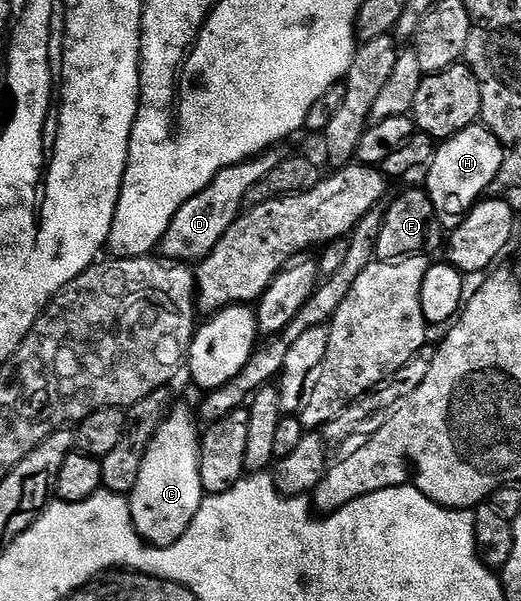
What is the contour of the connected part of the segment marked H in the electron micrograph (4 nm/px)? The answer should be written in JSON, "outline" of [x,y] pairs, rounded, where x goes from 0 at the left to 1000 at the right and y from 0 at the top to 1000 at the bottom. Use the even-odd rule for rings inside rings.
{"outline":[[[925,208],[896,211],[866,231],[848,233],[818,280],[816,316],[845,359],[879,366],[942,318],[942,304],[965,273],[967,240]]]}

